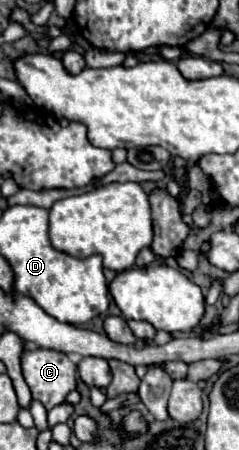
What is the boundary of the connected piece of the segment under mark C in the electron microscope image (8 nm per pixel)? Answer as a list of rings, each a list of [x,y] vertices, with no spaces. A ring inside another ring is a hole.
[[[30,348],[22,354],[22,372],[32,398],[40,400],[48,411],[76,388],[76,364],[64,352]]]

